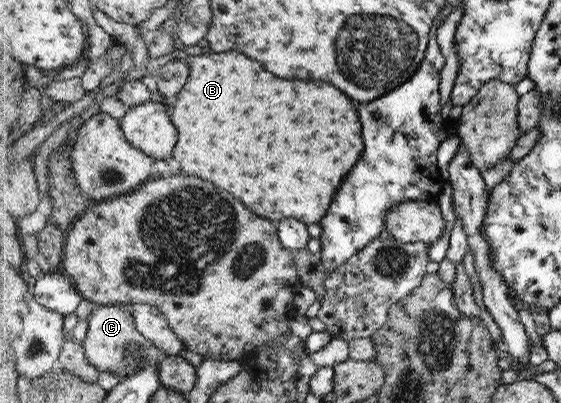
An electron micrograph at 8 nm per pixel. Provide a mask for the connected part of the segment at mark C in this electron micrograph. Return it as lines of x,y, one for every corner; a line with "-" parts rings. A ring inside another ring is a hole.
130,304
96,306
89,318
89,333
84,346
90,362
97,365
100,371
111,371
128,378
149,365
161,363
169,355
164,349
157,347
152,339
141,333

